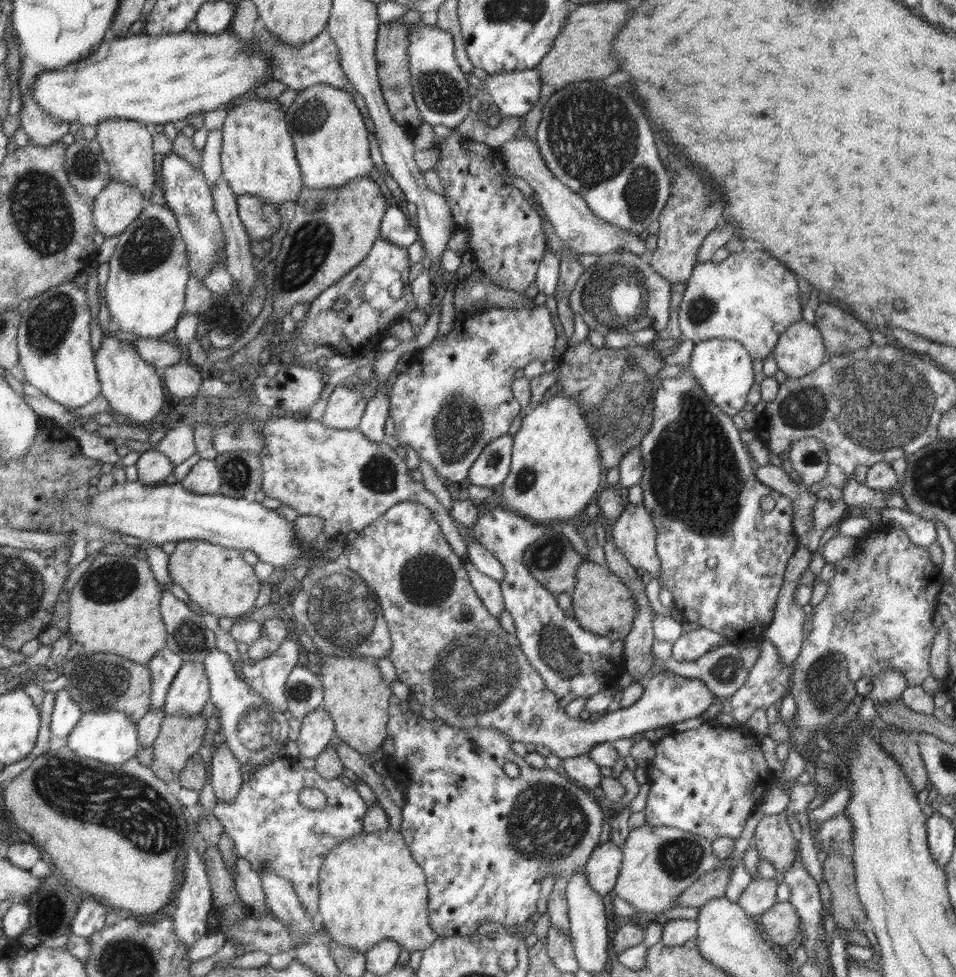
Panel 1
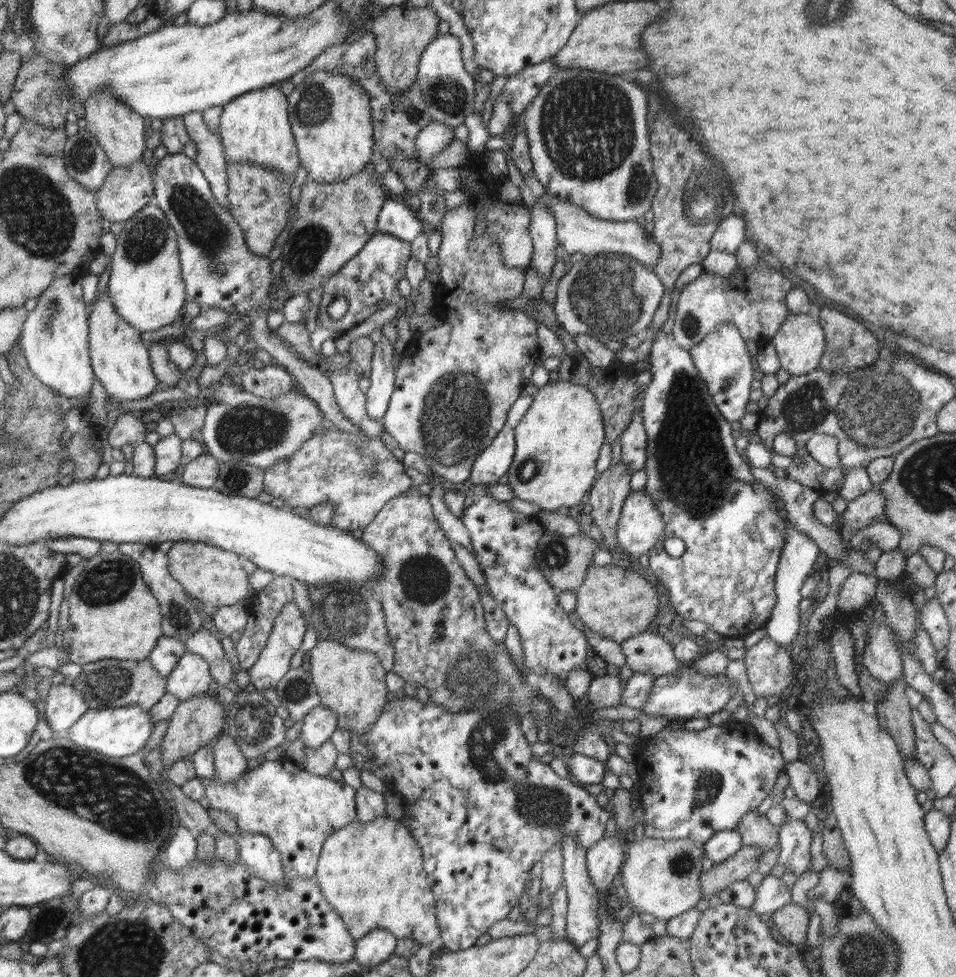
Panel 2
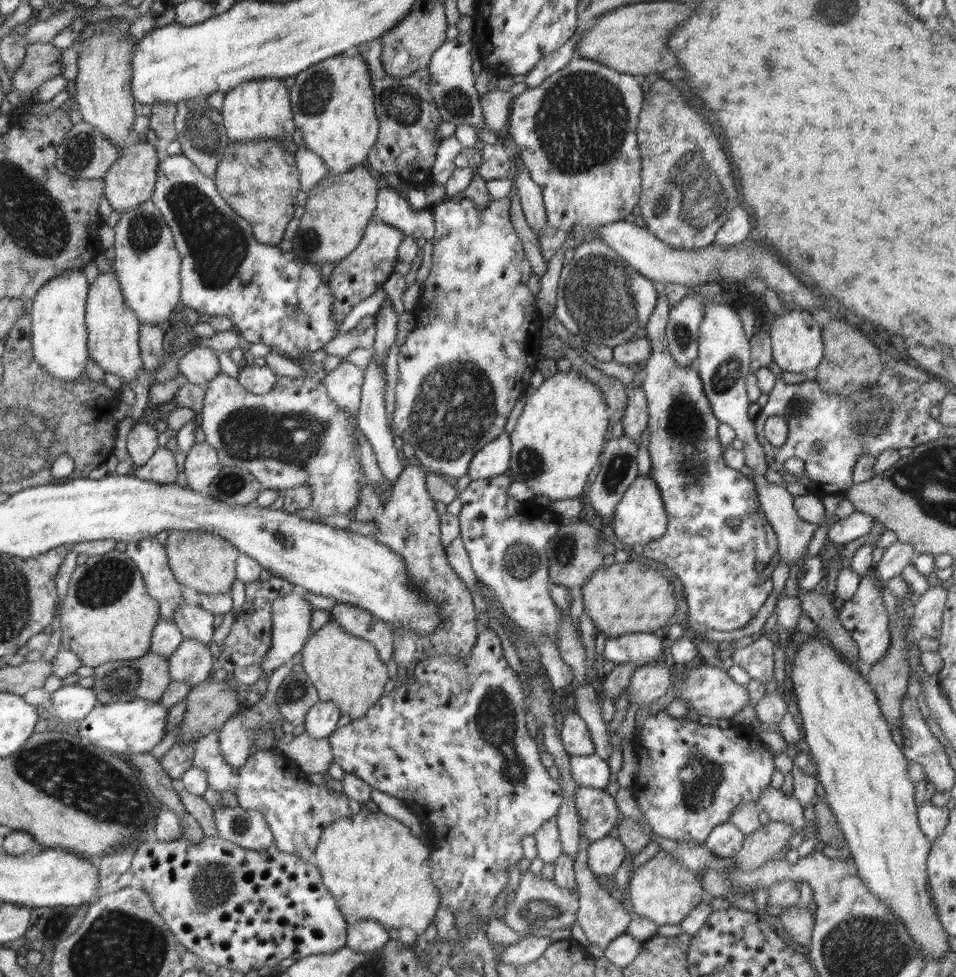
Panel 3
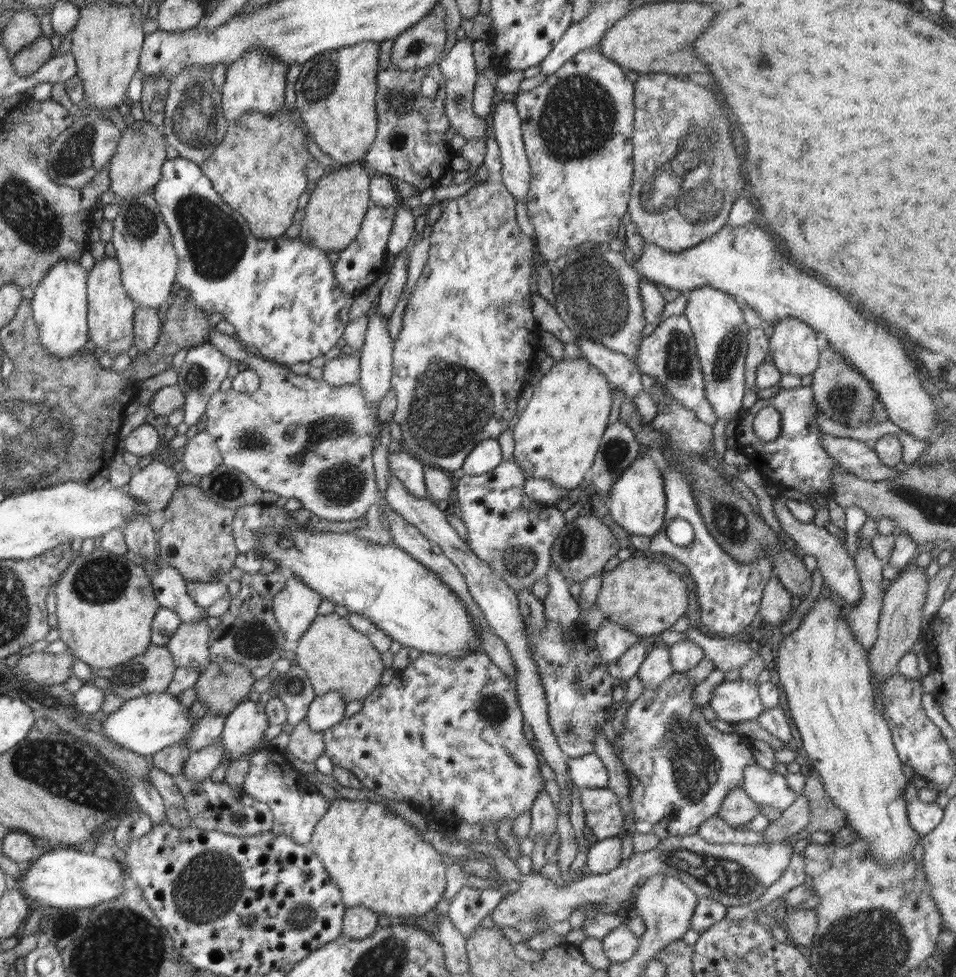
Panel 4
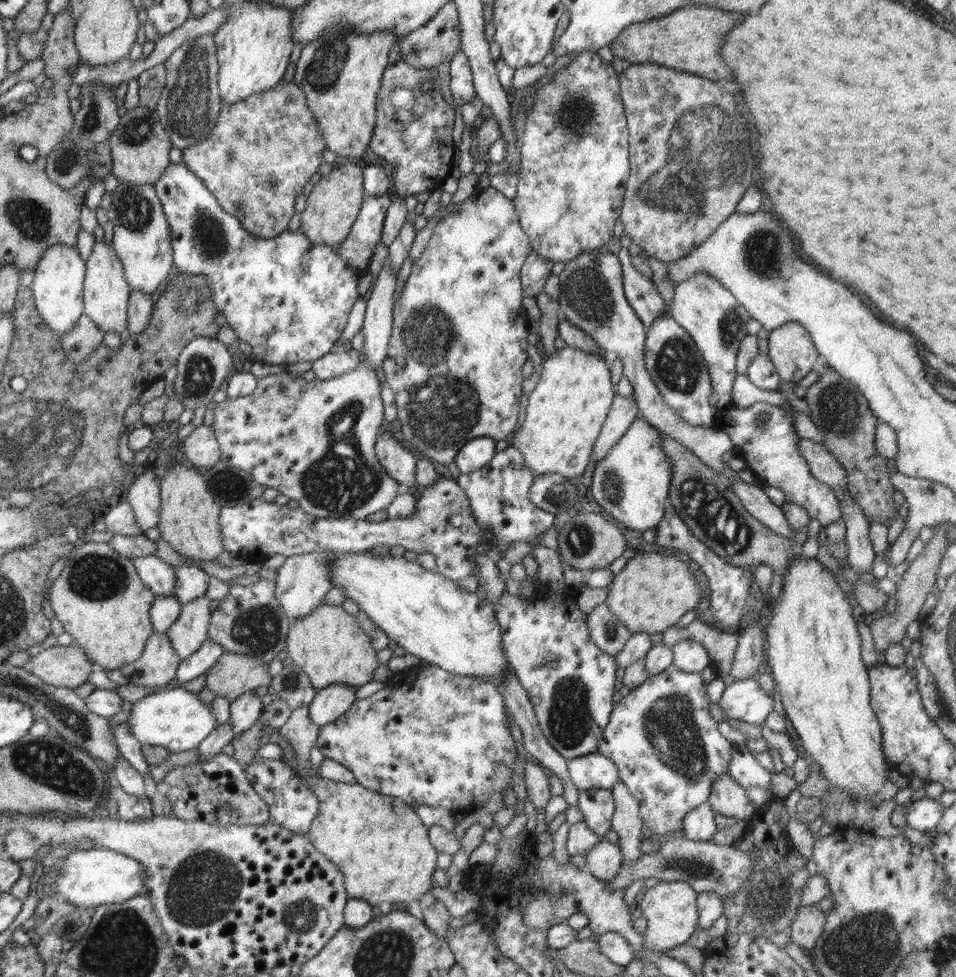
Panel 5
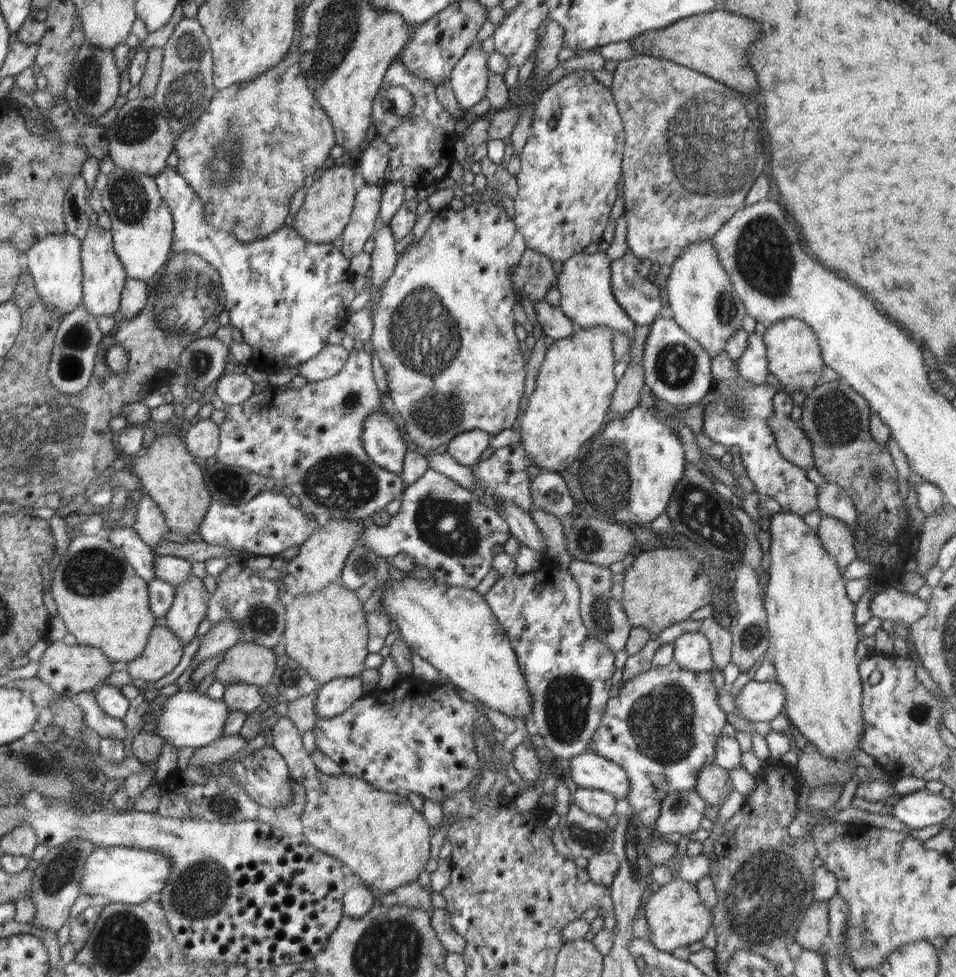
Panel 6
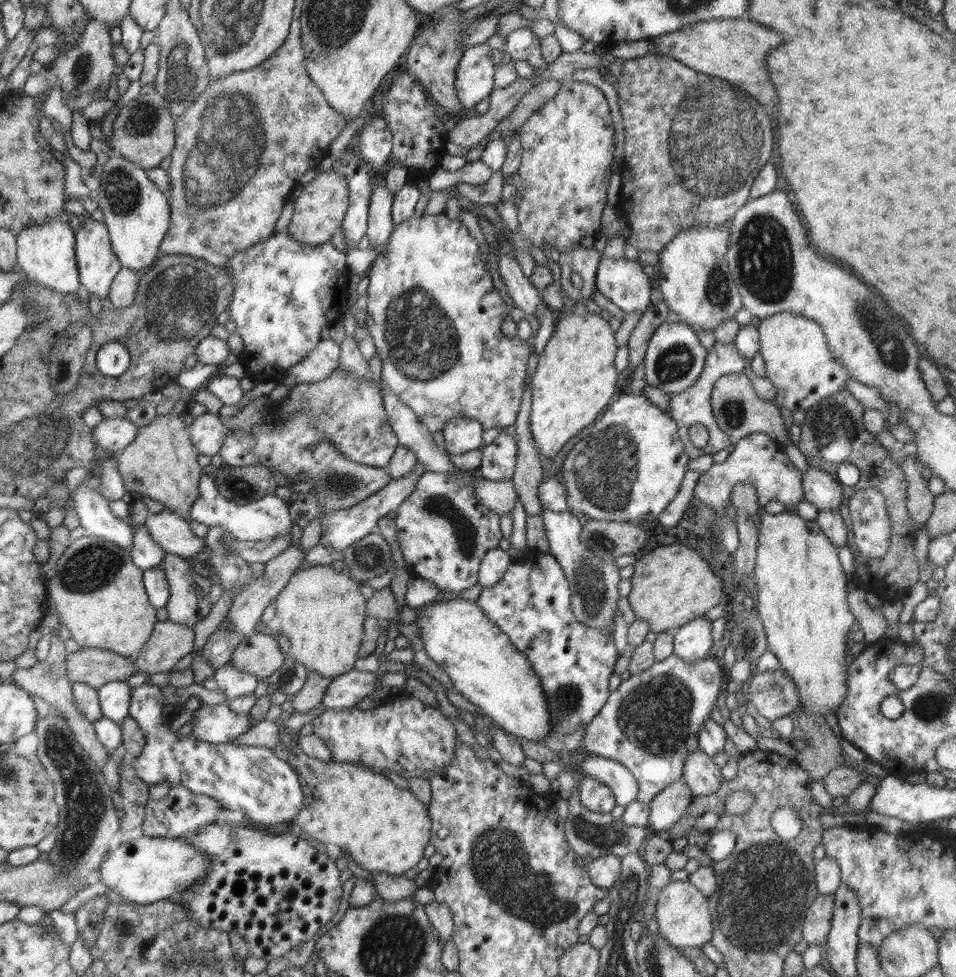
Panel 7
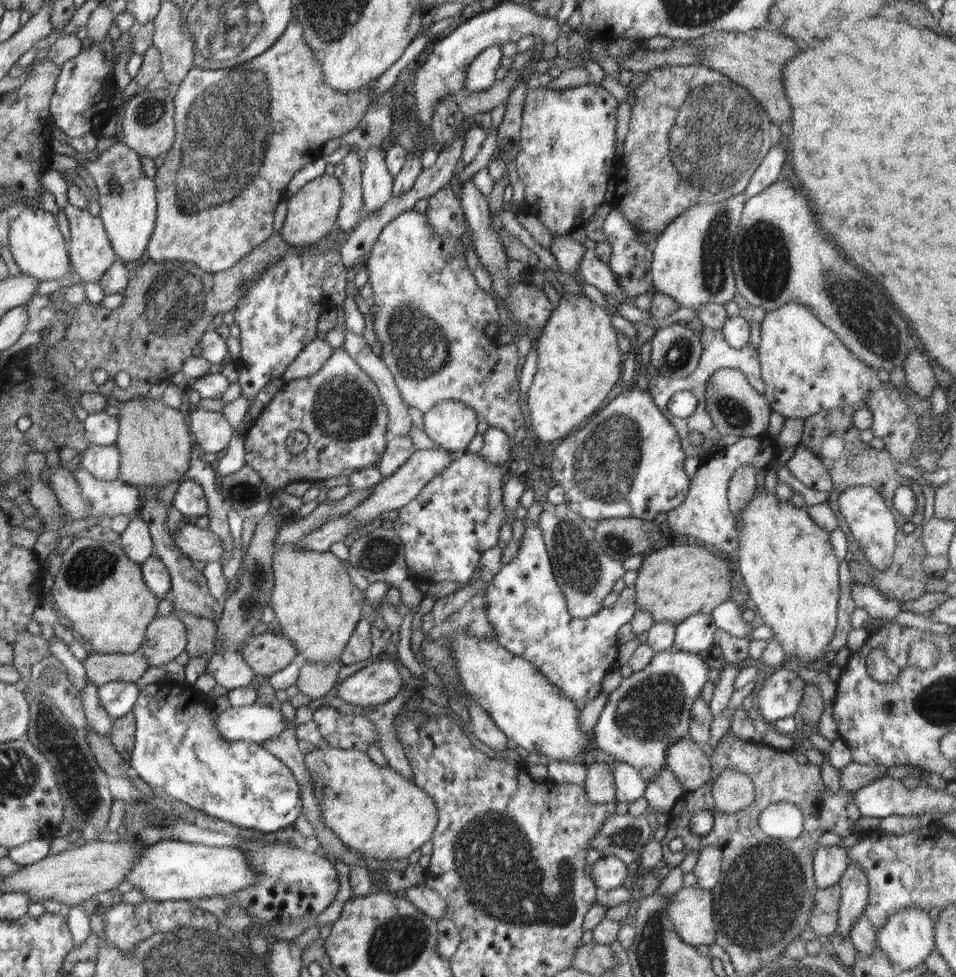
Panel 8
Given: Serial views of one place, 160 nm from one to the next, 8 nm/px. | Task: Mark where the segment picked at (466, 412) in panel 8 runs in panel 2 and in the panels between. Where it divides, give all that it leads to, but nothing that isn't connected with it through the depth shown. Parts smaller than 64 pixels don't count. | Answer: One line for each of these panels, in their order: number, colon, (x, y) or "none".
2: (491, 466)
3: (494, 458)
4: (487, 454)
5: (475, 454)
6: (466, 448)
7: (461, 434)

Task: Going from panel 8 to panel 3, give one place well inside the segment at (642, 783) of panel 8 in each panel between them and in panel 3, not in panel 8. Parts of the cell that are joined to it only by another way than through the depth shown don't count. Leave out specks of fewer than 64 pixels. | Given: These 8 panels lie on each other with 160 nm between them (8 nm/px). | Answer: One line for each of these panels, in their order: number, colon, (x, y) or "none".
3: (591, 771)
4: (588, 771)
5: (592, 771)
6: (589, 770)
7: (624, 787)

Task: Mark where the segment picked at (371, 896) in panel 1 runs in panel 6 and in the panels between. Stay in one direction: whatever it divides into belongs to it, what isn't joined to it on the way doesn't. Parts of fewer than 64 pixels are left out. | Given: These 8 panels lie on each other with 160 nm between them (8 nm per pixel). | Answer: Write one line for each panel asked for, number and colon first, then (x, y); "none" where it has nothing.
2: (371, 873)
3: (373, 866)
4: (377, 859)
5: (380, 845)
6: (380, 836)

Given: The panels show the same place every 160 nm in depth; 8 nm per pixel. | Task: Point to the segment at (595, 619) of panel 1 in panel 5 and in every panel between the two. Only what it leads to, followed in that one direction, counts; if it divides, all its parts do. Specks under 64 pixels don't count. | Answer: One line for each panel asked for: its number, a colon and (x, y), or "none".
2: (616, 603)
3: (627, 597)
4: (643, 595)
5: (652, 592)

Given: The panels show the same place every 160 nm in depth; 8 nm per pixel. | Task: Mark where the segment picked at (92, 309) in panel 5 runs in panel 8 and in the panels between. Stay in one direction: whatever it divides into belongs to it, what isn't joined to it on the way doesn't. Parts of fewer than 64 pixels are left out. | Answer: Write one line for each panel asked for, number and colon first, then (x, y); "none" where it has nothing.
6: (104, 277)
7: (97, 264)
8: (91, 254)

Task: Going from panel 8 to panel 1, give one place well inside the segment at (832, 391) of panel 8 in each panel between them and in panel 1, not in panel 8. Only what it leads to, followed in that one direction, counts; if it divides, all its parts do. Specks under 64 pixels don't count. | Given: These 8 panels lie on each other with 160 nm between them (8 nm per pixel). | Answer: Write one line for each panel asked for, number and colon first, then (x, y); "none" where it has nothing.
1: (800, 349)
2: (800, 341)
3: (796, 341)
4: (792, 344)
5: (791, 349)
6: (794, 356)
7: (799, 362)

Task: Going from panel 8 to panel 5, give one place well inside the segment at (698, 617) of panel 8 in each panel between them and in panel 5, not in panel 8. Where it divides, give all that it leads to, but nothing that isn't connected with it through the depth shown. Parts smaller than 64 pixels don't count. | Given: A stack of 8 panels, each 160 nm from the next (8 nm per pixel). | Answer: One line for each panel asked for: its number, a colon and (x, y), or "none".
5: (691, 657)
6: (692, 651)
7: (692, 641)

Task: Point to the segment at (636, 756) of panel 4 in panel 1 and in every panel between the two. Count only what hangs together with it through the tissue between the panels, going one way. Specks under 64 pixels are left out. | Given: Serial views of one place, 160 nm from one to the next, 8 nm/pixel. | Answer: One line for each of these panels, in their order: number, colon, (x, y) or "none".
1: (706, 781)
2: (694, 784)
3: (691, 777)

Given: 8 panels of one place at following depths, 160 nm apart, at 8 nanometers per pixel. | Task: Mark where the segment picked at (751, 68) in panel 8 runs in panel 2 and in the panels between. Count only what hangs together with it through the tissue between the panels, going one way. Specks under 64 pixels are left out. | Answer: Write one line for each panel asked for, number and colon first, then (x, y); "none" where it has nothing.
2: (608, 38)
3: (633, 38)
4: (659, 37)
5: (689, 39)
6: (714, 43)
7: (735, 49)

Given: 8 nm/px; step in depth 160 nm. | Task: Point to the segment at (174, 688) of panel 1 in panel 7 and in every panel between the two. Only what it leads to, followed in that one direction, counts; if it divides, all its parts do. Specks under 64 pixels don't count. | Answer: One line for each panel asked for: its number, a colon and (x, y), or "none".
2: (190, 677)
3: (192, 663)
4: (189, 646)
5: (187, 633)
6: (190, 604)
7: (189, 589)

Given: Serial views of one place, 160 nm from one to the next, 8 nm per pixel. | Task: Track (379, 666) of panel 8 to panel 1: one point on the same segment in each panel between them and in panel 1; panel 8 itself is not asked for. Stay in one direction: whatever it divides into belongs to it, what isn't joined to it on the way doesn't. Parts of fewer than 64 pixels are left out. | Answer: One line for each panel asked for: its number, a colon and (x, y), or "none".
1: (317, 730)
2: (318, 726)
3: (321, 720)
4: (325, 711)
5: (330, 703)
6: (333, 698)
7: (347, 690)

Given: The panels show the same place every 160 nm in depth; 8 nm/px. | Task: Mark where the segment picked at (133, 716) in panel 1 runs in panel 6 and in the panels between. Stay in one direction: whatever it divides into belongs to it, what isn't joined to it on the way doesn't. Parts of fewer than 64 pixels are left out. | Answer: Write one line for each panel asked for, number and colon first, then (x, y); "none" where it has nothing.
2: (106, 683)
3: (147, 678)
4: (151, 672)
5: (157, 666)
6: (163, 652)

